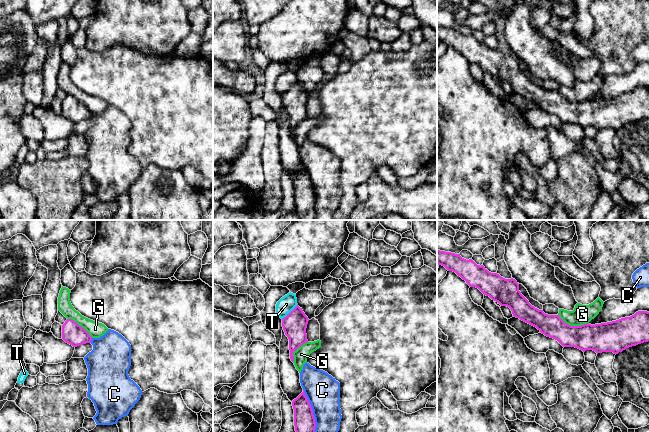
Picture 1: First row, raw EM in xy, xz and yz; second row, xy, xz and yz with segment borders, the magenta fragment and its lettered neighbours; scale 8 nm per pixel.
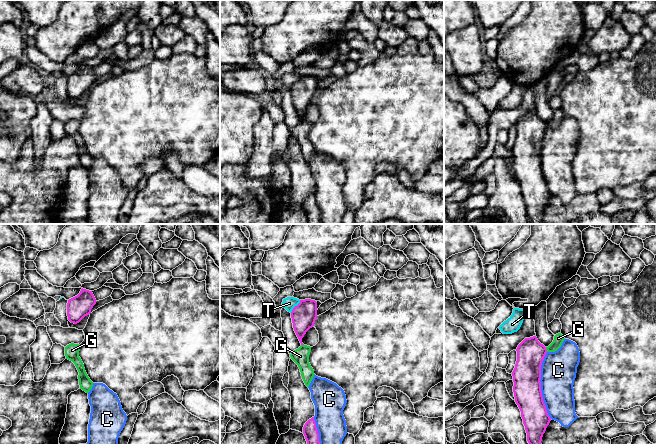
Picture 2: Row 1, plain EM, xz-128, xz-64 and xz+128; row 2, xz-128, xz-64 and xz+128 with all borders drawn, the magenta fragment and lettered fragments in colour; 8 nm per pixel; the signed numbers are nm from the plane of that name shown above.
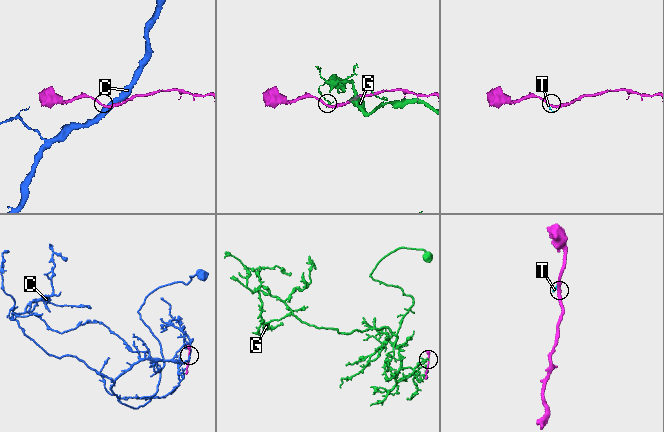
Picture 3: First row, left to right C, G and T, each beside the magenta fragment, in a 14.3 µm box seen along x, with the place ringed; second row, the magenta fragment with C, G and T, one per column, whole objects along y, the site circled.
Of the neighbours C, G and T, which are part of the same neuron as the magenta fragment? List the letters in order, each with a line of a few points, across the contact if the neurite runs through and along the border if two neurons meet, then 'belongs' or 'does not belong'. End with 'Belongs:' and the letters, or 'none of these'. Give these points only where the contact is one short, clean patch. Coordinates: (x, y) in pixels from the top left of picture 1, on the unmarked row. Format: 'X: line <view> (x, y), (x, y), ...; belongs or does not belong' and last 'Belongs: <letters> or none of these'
C: does not belong
G: line yz (558, 90), (570, 101), (588, 99); does not belong
T: line xz (297, 80), (282, 95); does not belong
Belongs: none of these

